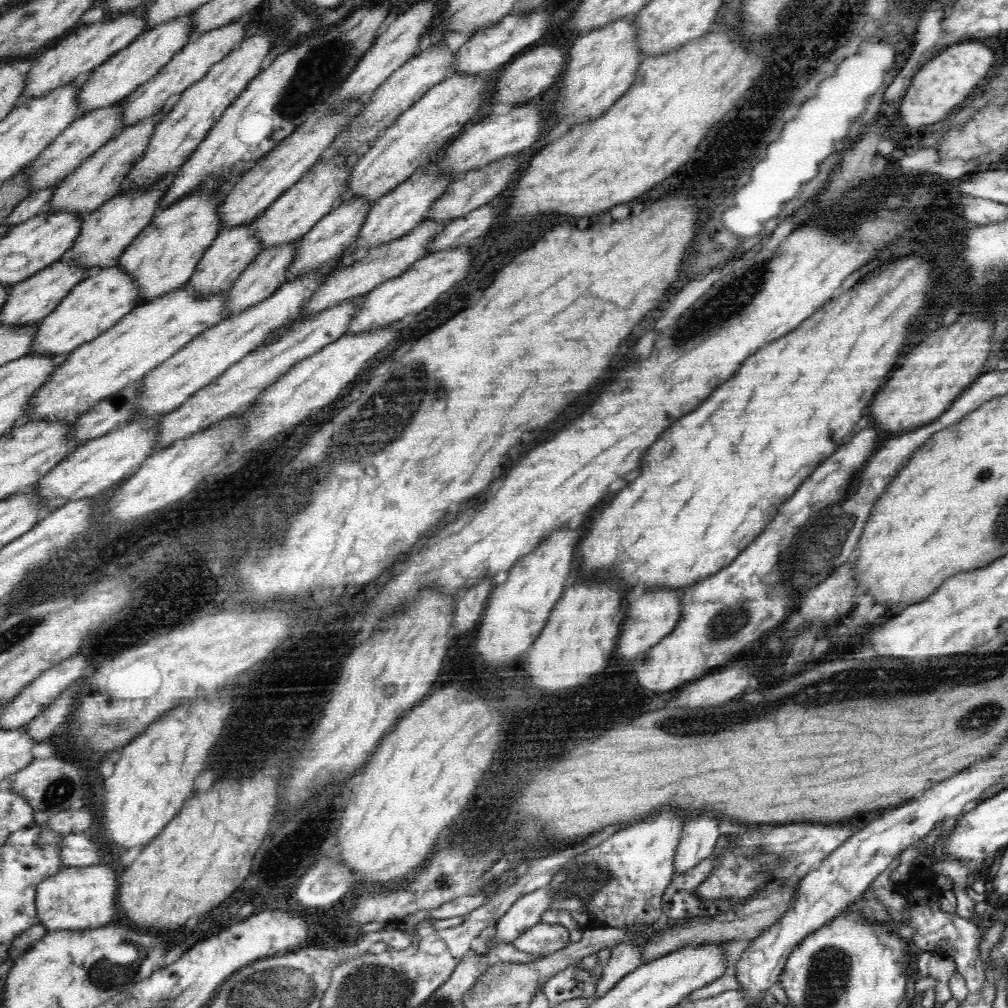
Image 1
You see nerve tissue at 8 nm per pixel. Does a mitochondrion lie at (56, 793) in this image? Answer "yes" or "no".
yes

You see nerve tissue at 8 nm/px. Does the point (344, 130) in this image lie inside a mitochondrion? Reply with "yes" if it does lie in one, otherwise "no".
no

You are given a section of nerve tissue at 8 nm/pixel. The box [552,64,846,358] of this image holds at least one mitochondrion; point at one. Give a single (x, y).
(732, 298)

